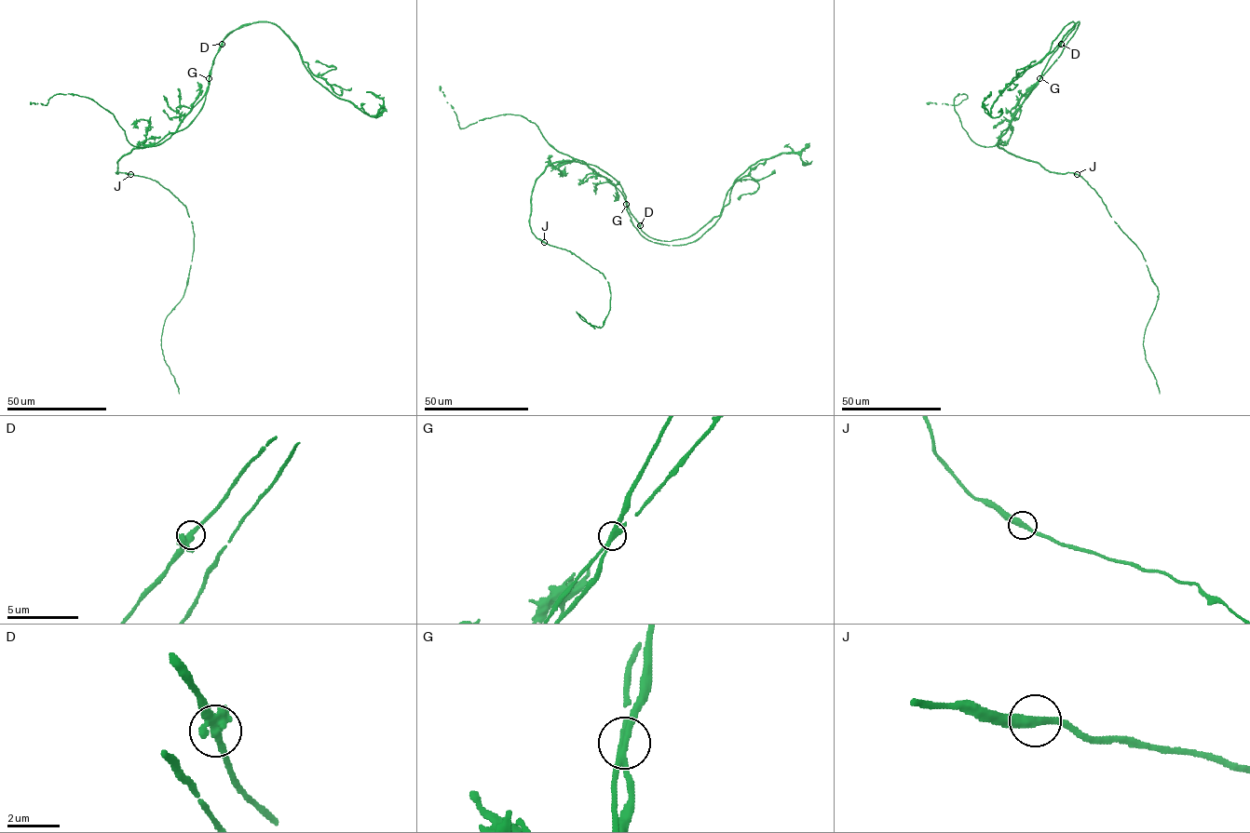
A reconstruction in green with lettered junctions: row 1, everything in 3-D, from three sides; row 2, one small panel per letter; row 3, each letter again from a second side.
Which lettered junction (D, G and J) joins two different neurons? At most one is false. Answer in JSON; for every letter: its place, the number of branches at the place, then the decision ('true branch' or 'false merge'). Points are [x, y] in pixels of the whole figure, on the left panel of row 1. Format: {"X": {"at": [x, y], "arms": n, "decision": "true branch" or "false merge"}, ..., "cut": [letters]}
{"D": {"at": [222, 44], "arms": 3, "decision": "true branch"}, "G": {"at": [209, 78], "arms": 3, "decision": "false merge"}, "J": {"at": [130, 174], "arms": 2, "decision": "true branch"}, "cut": ["G"]}

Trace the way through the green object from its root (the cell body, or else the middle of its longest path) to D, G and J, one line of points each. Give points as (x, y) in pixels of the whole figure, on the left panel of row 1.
D: (158, 142), (169, 134), (183, 129), (197, 114), (208, 88), (213, 60), (222, 44)
G: (158, 142), (169, 134), (183, 129), (195, 118), (203, 104), (209, 78)
J: (158, 142), (134, 148), (117, 161), (117, 174), (130, 174)

